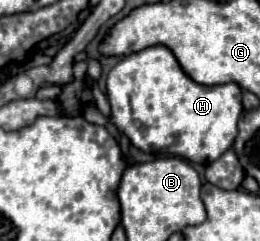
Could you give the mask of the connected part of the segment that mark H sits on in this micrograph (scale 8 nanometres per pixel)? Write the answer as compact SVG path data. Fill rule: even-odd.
M156 44L148 46L140 52L134 52L122 58L110 72L108 72L108 86L106 86L108 102L112 106L112 122L130 138L130 142L140 148L142 152L156 152L156 154L172 154L196 164L210 164L220 154L224 154L238 134L236 122L242 114L242 88L238 84L220 84L220 86L204 86L196 84L178 64L176 56L170 48Z

